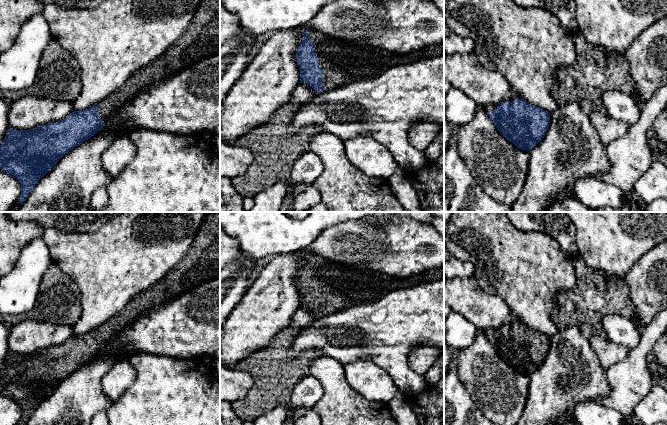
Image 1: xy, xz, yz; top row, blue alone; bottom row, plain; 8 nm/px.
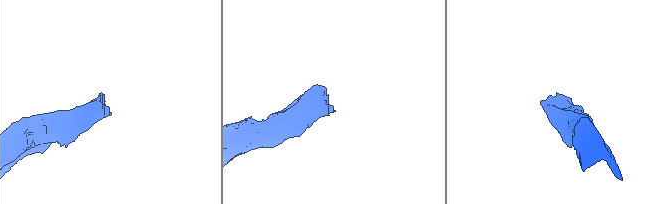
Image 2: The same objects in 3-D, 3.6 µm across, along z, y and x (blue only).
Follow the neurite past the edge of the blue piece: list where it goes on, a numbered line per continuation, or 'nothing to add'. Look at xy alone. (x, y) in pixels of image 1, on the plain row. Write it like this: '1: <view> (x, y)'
1: xy (201, 263)

